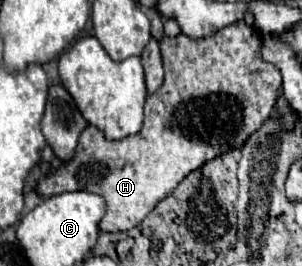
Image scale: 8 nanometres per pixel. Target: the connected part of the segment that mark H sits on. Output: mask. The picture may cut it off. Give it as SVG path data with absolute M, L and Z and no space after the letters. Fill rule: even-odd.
M236 21L214 37L202 41L194 41L182 33L178 37L164 37L160 49L166 77L162 87L146 99L142 131L120 141L108 141L102 131L88 125L80 133L74 157L68 163L62 163L52 175L38 181L36 193L40 199L50 199L66 191L96 193L106 201L106 213L98 223L100 231L130 231L144 221L144 217L178 185L178 181L182 181L186 173L202 167L206 161L218 157L218 153L226 153L226 149L242 147L246 137L270 117L272 107L282 93L282 77L278 69L260 59L260 33L244 21Z

